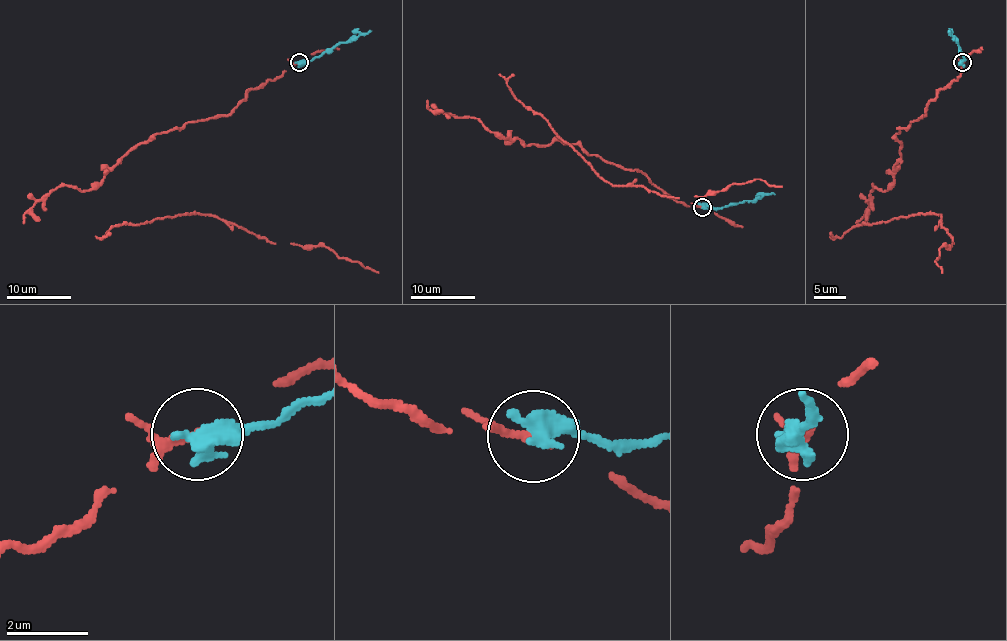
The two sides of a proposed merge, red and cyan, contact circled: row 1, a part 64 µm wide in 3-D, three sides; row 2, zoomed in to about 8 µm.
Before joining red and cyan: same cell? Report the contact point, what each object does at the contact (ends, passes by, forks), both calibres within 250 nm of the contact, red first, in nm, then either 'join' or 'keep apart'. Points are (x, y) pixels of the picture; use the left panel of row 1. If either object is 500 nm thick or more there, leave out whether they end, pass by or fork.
place (299, 62); calibres 180 and 550 nm; keep apart

